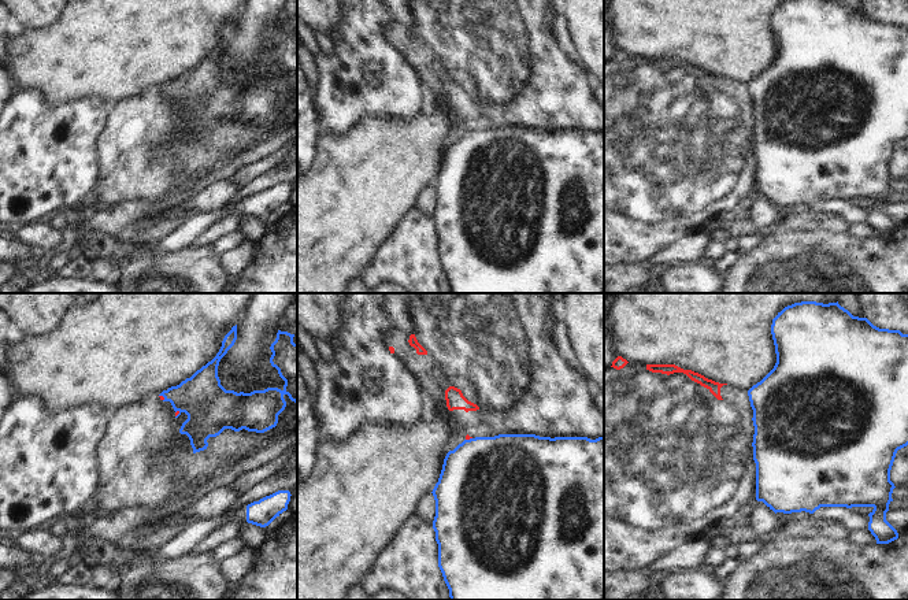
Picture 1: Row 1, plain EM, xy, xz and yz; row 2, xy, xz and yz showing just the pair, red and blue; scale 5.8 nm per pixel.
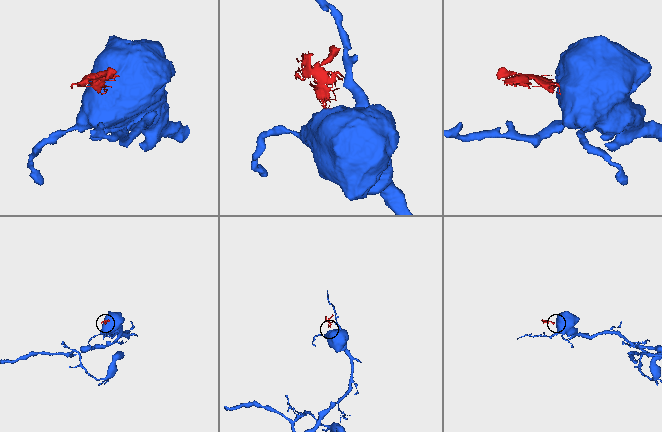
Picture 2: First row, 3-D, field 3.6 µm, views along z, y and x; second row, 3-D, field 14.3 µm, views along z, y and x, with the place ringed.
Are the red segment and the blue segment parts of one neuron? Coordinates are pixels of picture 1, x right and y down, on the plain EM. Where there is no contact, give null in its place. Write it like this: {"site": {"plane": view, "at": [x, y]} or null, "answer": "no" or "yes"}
{"site": {"plane": "xy", "at": [178, 106]}, "answer": "no"}

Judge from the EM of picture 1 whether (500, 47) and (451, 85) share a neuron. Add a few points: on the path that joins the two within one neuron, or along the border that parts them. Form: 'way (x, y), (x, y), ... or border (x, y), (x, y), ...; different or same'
way (488, 48), (463, 73); same

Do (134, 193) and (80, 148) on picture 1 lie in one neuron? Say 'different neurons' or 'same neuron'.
different neurons

